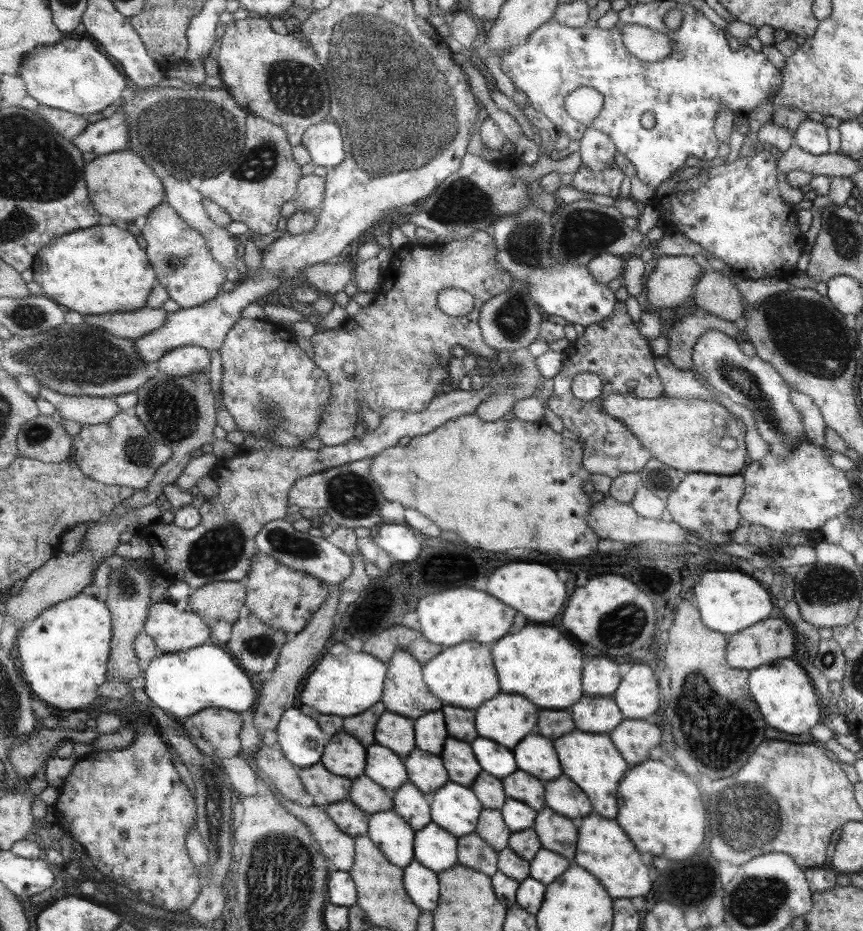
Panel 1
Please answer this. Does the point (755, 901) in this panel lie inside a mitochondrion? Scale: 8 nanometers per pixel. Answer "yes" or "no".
yes

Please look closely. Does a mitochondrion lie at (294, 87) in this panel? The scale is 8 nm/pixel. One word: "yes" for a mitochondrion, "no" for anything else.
yes

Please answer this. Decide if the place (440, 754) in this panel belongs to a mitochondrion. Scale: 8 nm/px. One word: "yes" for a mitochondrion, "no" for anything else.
no

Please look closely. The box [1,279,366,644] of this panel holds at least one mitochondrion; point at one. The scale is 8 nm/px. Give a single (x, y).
(87, 359)

